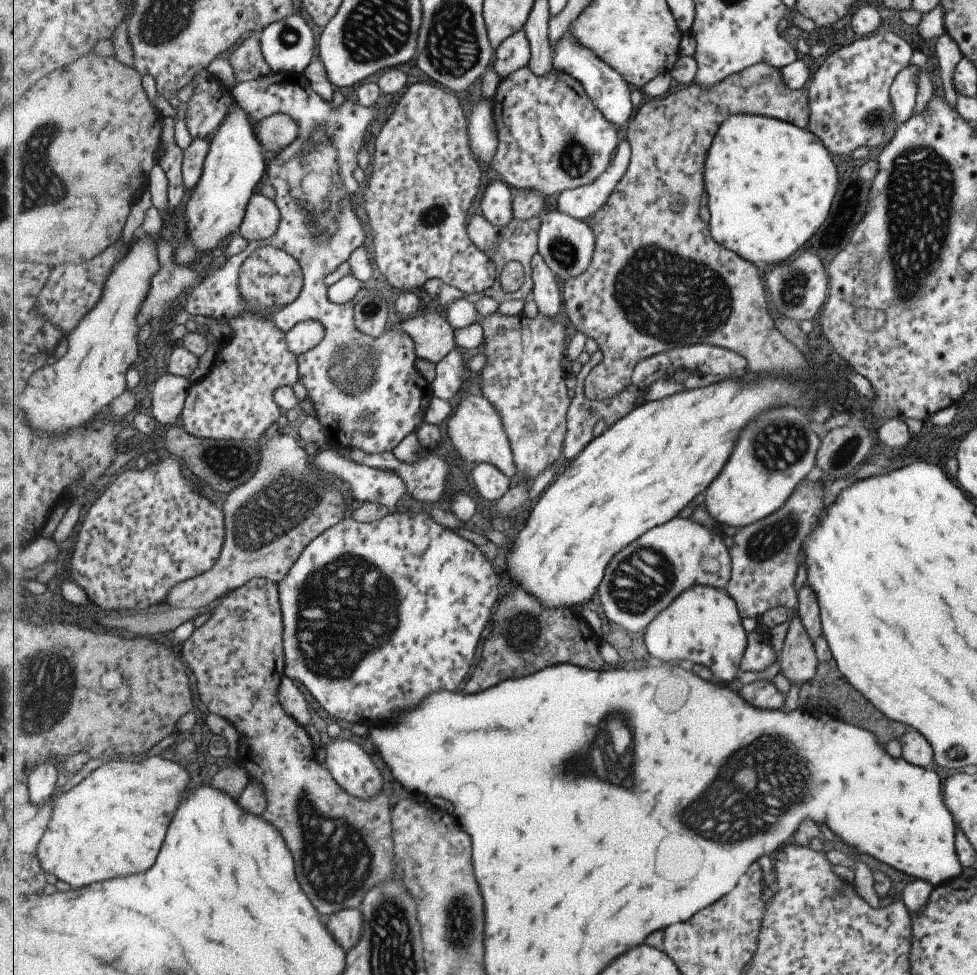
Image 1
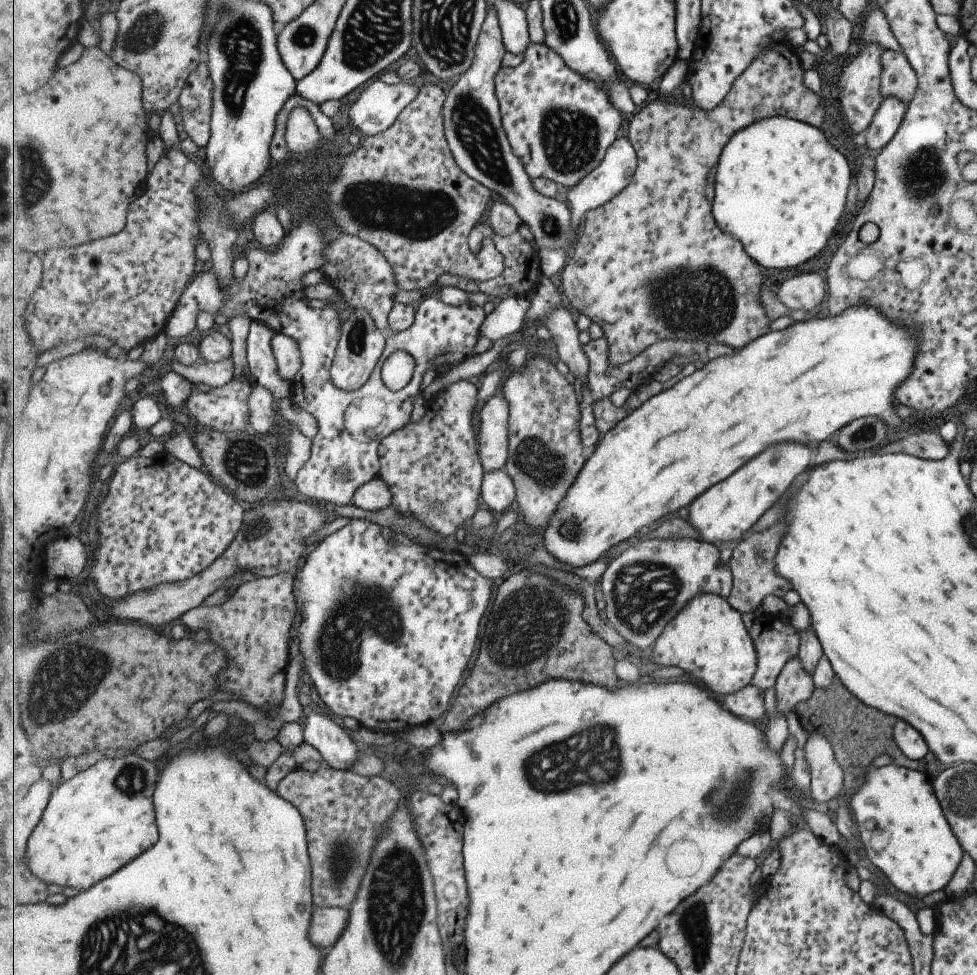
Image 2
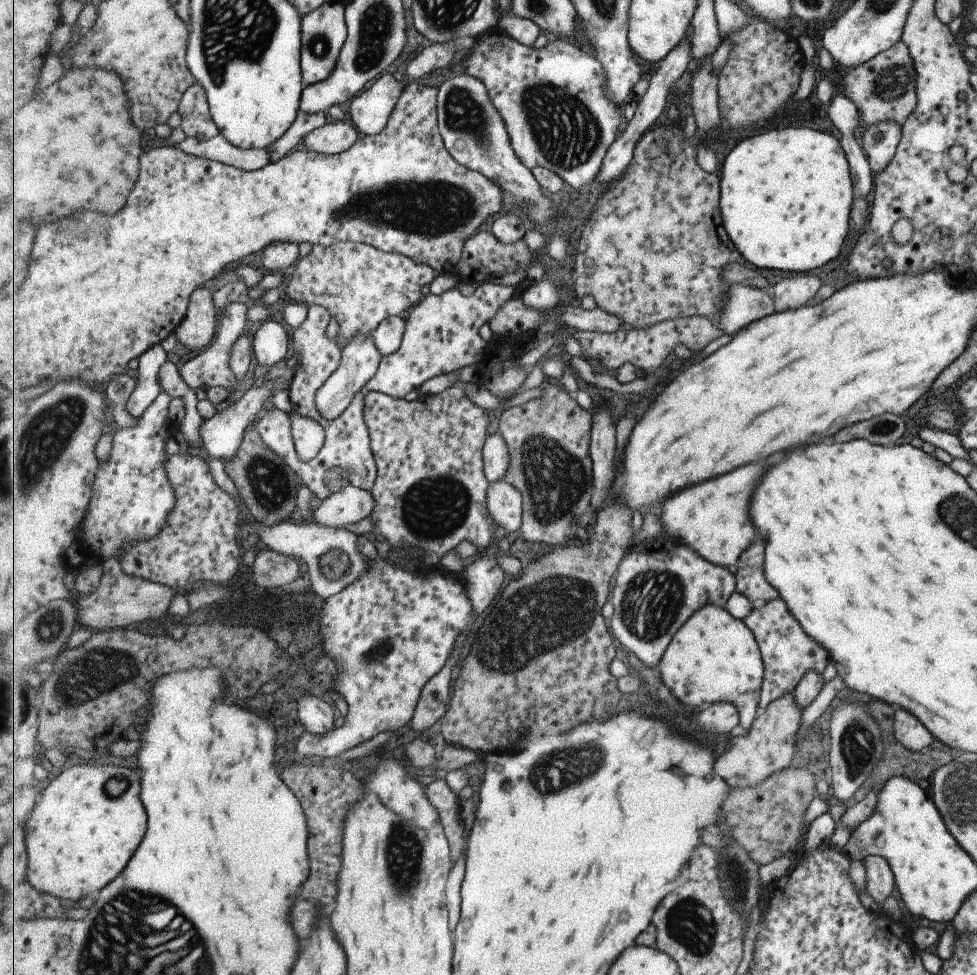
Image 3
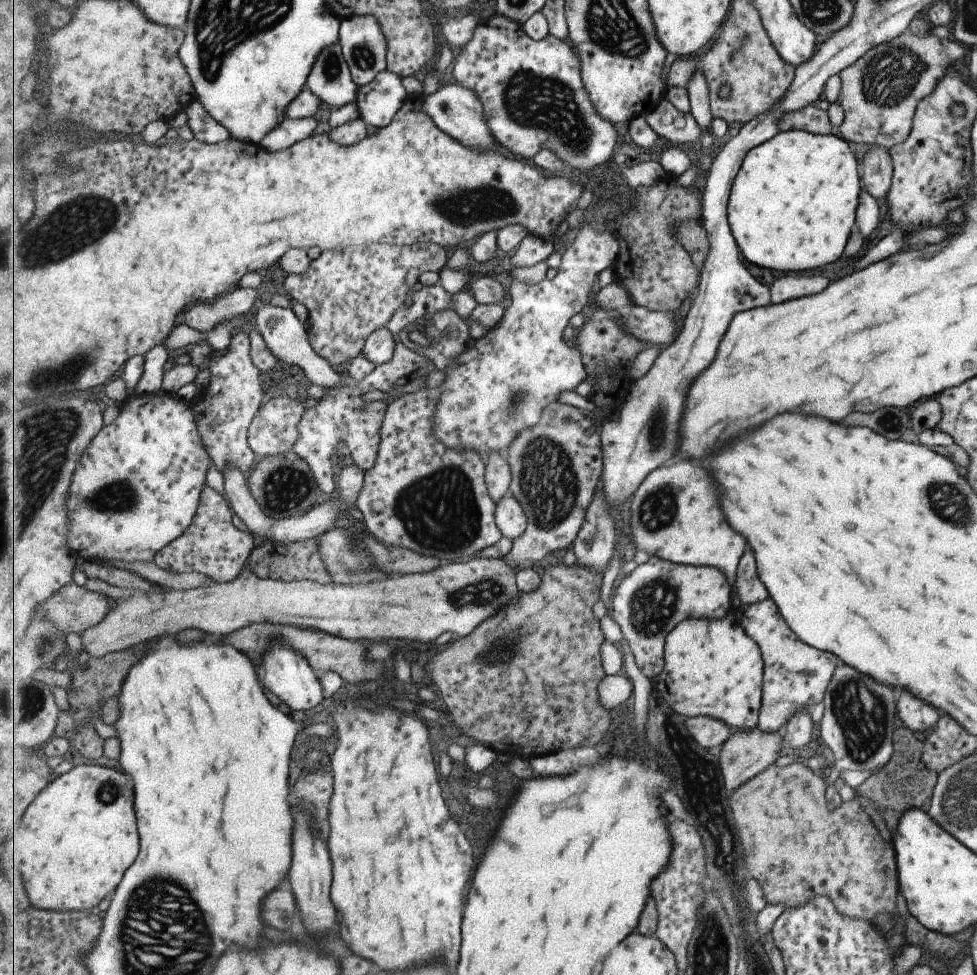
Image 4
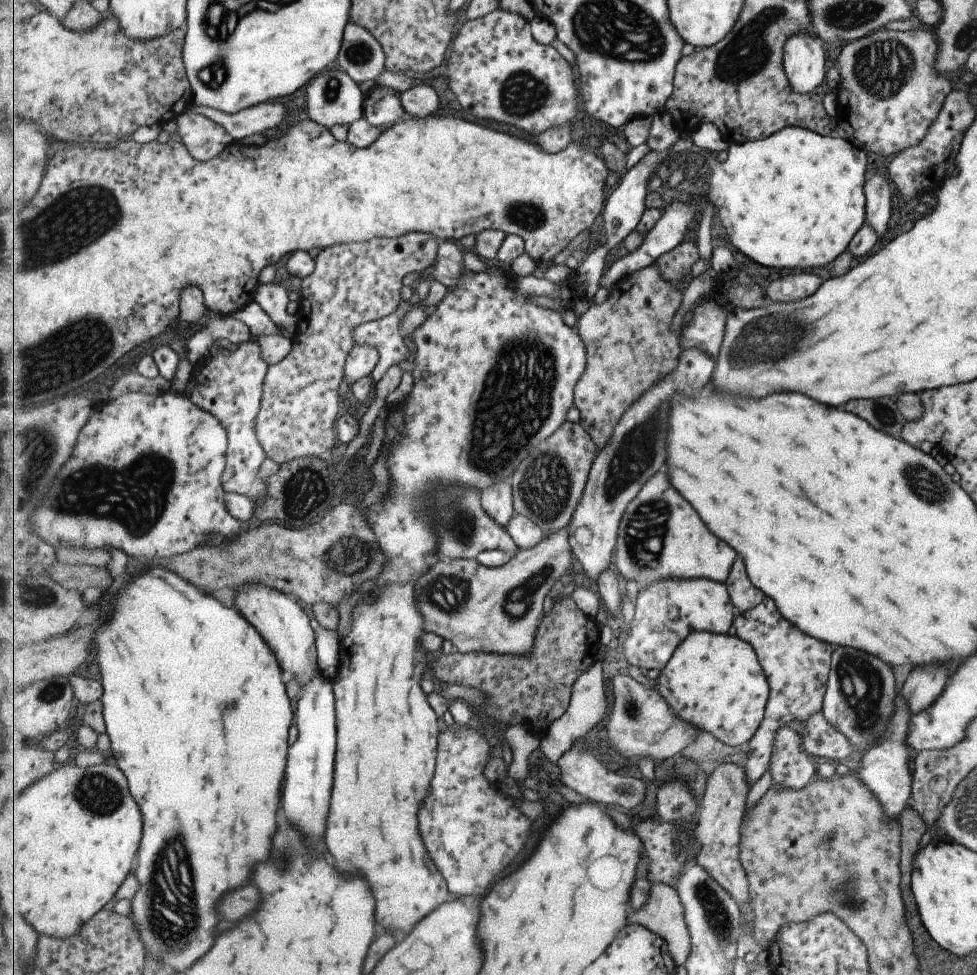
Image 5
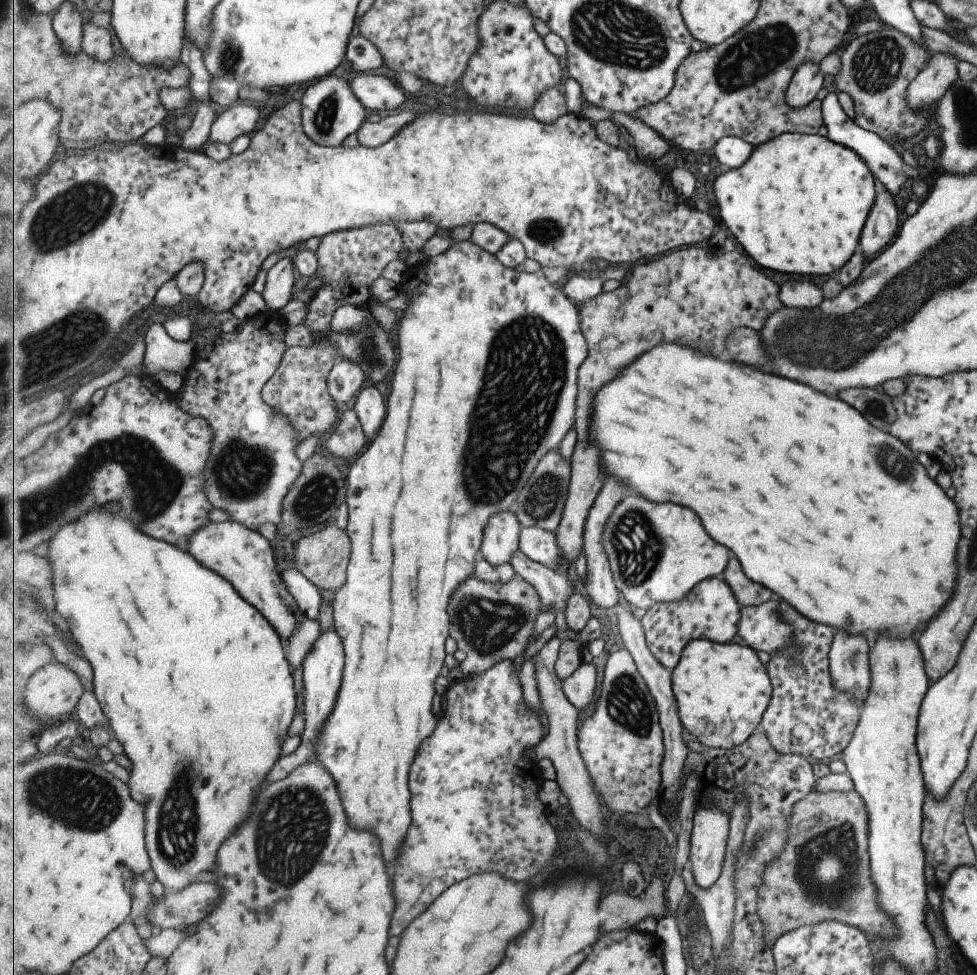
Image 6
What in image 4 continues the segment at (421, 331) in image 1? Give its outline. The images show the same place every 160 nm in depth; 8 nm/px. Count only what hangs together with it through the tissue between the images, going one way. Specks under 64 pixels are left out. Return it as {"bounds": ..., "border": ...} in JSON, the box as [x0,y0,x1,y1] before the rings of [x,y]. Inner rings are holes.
{"bounds":[284,242,449,368],"border":[[[372,242],[359,247],[337,247],[322,251],[306,273],[289,274],[284,288],[290,297],[307,308],[308,320],[312,324],[308,337],[317,354],[326,358],[335,368],[347,368],[351,360],[363,352],[367,339],[375,331],[387,326],[394,314],[411,300],[414,295],[413,286],[417,284],[419,276],[423,272],[440,273],[449,256],[449,250],[435,243],[399,246]]]}

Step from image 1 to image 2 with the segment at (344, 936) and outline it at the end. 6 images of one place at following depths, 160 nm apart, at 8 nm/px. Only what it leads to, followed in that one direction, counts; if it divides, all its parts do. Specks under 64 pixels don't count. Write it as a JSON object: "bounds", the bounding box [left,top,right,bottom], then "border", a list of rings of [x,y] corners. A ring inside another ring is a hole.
{"bounds":[311,908,349,950],"border":[[[317,908],[315,928],[311,928],[311,938],[319,948],[327,950],[337,944],[349,922],[349,910],[343,908]]]}

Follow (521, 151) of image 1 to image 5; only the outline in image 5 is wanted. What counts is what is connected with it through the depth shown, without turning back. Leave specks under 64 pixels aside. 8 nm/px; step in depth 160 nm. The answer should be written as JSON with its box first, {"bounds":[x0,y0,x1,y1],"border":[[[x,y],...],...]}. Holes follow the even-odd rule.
{"bounds":[447,9,581,138],"border":[[[497,9],[483,18],[466,20],[453,39],[447,59],[449,88],[461,107],[481,120],[511,124],[538,138],[550,129],[571,127],[577,120],[577,96],[581,92],[576,69],[553,46],[541,44],[534,37],[531,23],[513,11]]]}

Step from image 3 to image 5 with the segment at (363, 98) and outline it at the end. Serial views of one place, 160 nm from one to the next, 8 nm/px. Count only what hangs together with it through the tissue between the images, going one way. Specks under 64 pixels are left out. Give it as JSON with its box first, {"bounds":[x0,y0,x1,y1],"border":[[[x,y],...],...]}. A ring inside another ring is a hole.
{"bounds":[364,85,407,129],"border":[[[375,85],[364,94],[364,116],[377,128],[386,129],[407,116],[402,98],[387,86]]]}

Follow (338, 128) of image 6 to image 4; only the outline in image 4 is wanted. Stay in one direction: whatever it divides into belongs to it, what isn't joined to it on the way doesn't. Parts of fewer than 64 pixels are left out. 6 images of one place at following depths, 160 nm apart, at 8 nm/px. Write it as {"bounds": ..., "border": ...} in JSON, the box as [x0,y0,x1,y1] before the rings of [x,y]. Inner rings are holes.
{"bounds":[307,41,359,109],"border":[[[340,41],[327,45],[321,51],[308,76],[307,86],[333,109],[356,102],[359,86],[353,80]]]}

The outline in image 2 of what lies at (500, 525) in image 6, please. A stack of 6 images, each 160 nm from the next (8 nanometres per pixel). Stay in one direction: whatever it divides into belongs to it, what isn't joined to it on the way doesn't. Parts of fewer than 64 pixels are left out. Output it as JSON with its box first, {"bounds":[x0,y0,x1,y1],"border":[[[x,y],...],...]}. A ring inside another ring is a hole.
{"bounds":[478,393,509,472],"border":[[[501,393],[494,394],[478,413],[479,456],[487,472],[506,468],[509,456],[509,403]]]}

